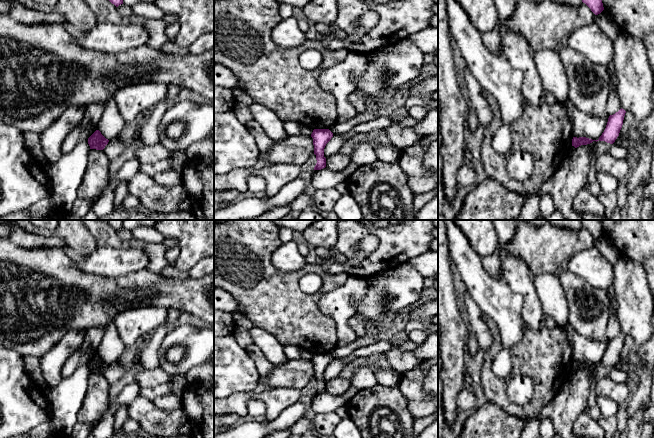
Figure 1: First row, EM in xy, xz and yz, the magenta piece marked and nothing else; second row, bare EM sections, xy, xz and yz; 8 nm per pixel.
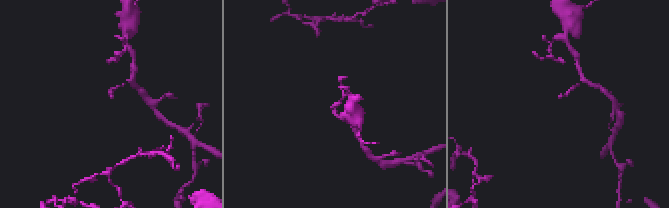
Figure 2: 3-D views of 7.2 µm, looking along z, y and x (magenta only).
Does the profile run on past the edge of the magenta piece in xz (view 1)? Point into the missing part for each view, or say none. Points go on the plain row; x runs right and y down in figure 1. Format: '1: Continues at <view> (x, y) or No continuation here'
1: No continuation here

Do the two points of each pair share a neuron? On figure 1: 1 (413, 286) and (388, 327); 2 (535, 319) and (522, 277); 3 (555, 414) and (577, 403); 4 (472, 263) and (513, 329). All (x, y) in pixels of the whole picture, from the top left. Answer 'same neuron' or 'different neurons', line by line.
1: same neuron
2: same neuron
3: same neuron
4: same neuron

